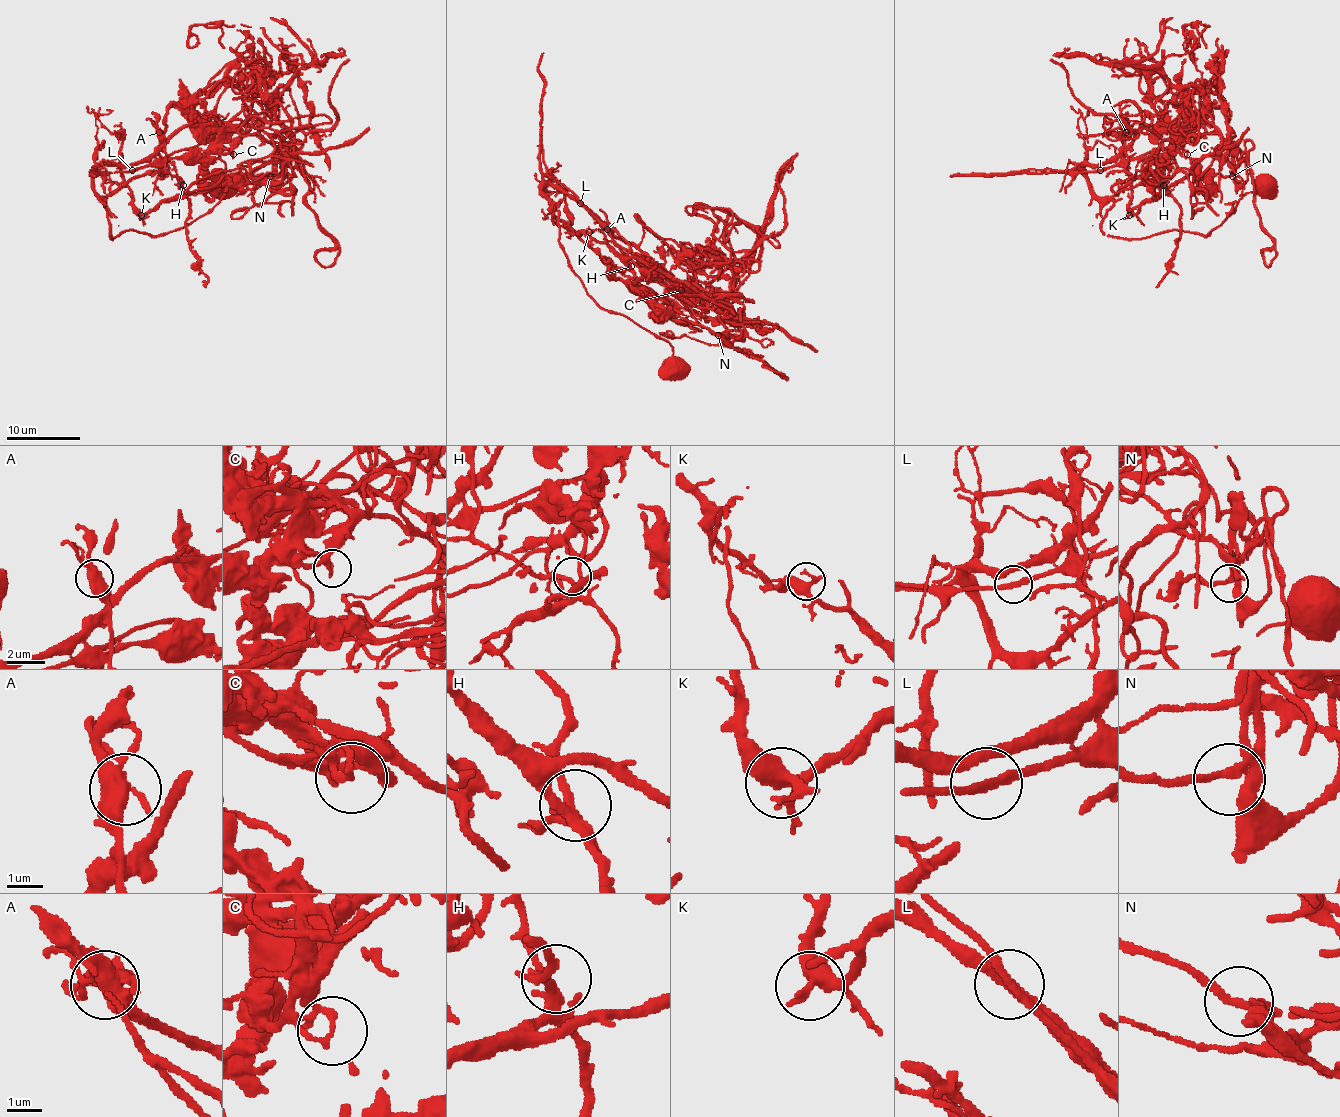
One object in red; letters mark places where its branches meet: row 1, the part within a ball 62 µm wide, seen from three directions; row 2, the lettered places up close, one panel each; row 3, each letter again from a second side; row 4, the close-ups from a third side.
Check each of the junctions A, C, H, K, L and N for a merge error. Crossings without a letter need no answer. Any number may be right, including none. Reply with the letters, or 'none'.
A, C

